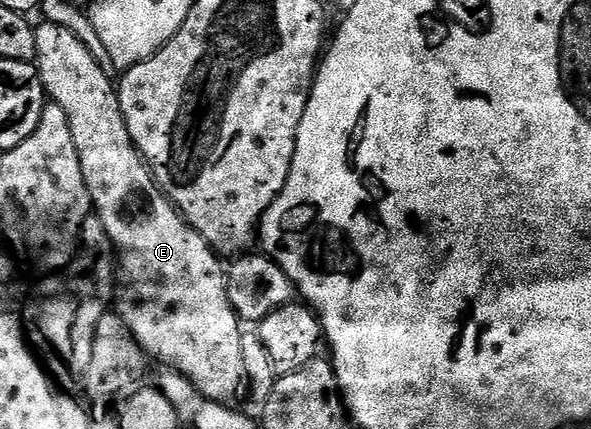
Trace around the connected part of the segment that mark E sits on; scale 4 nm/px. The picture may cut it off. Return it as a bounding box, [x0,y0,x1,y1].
[35,22,246,402]

